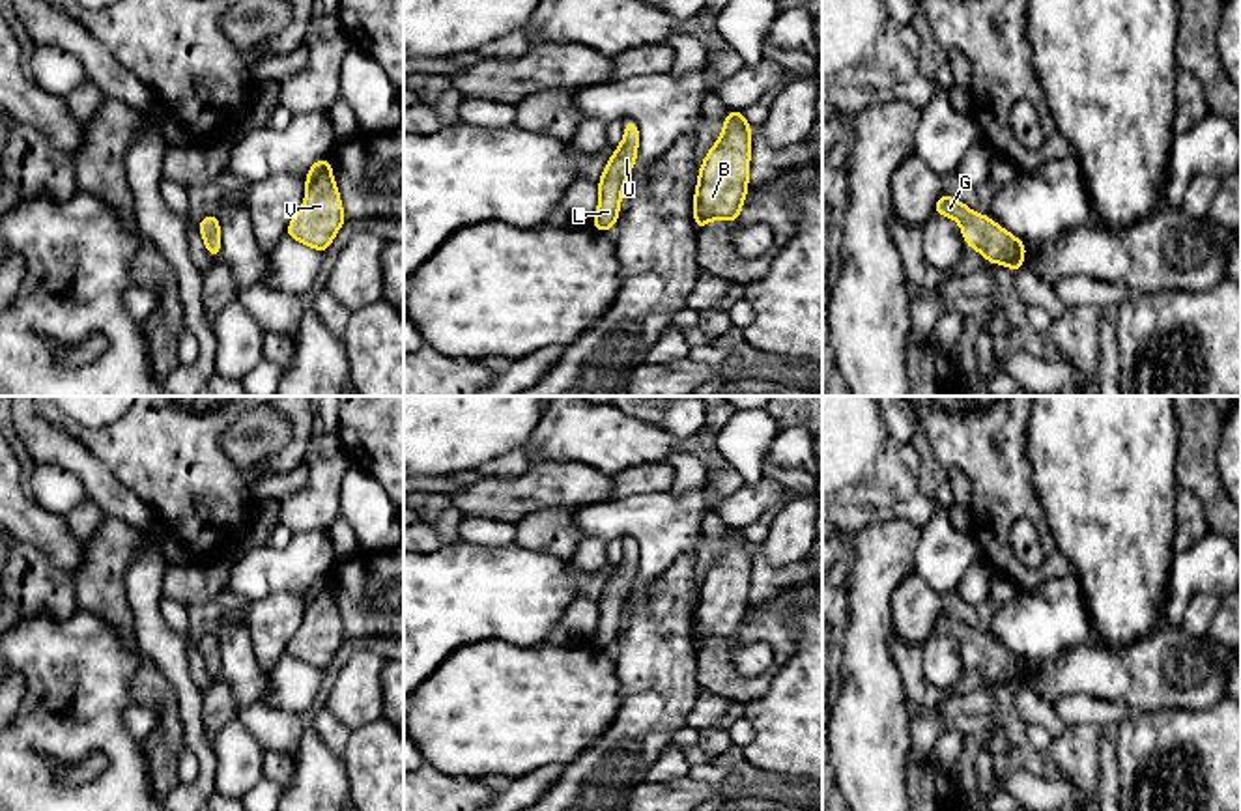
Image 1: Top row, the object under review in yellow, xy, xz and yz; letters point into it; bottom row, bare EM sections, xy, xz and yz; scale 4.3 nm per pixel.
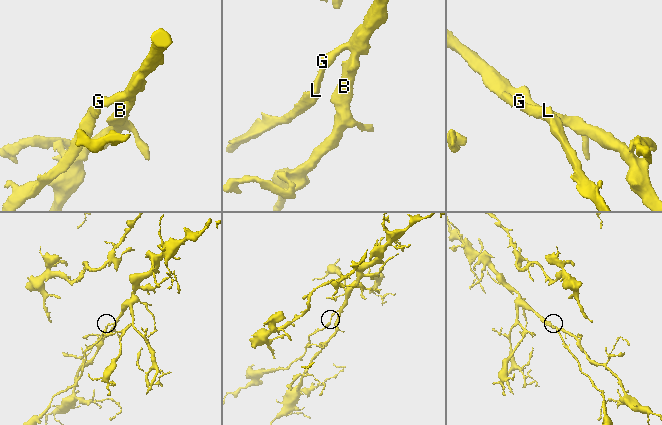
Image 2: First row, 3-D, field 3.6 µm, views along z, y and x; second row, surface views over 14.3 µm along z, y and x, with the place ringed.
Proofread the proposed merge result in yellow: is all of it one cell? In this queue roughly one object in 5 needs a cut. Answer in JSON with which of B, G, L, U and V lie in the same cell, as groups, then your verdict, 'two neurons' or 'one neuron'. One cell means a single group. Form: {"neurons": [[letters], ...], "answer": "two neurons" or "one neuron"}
{"neurons": [["B", "G", "L", "U", "V"]], "answer": "one neuron"}

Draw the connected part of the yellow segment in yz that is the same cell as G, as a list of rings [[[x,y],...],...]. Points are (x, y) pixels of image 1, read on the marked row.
[[[946,192],[940,194],[933,213],[955,219],[961,226],[964,243],[981,252],[987,263],[1002,263],[1015,273],[1022,269],[1028,245],[1004,230],[989,215],[972,211],[961,200]]]

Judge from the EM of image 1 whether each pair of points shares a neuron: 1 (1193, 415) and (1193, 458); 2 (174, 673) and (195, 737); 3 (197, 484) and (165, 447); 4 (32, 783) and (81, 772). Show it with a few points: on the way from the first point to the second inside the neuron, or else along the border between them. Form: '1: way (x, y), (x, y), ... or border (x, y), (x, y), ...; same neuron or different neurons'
1: way (1193, 426), (1193, 447); same neuron
2: way (184, 688), (189, 696), (191, 722); same neuron
3: way (187, 475), (171, 456); same neuron
4: border (94, 750), (83, 759), (66, 765), (58, 778); different neurons

